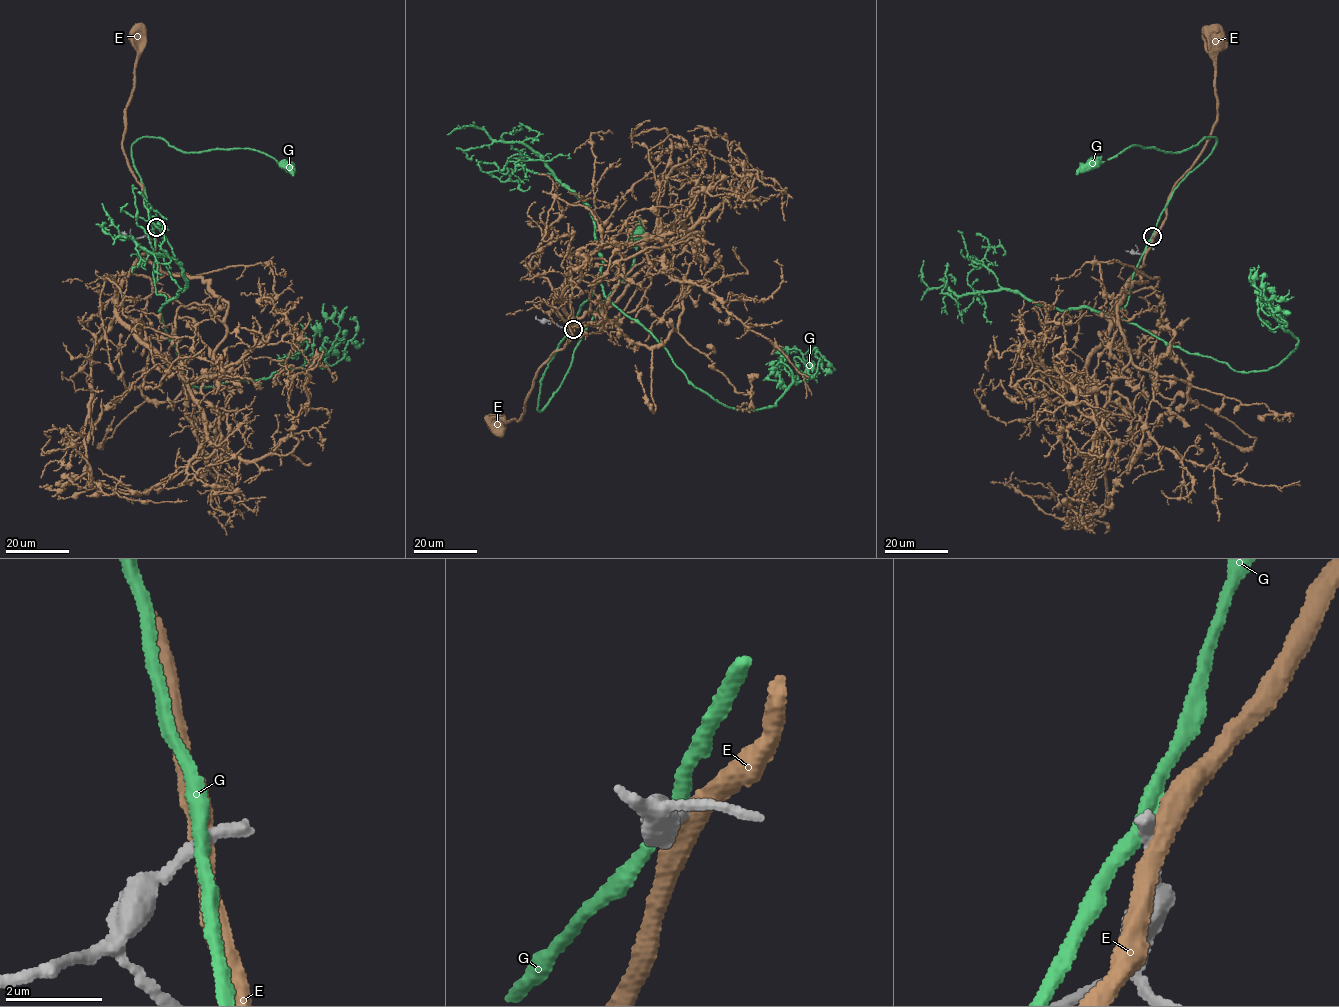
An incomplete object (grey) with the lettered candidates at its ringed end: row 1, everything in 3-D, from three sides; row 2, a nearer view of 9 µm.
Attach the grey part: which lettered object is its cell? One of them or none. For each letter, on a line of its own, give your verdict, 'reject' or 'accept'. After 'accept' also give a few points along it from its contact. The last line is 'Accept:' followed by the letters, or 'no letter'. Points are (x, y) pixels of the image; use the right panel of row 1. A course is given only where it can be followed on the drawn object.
E: reject
G: reject
Accept: no letter

